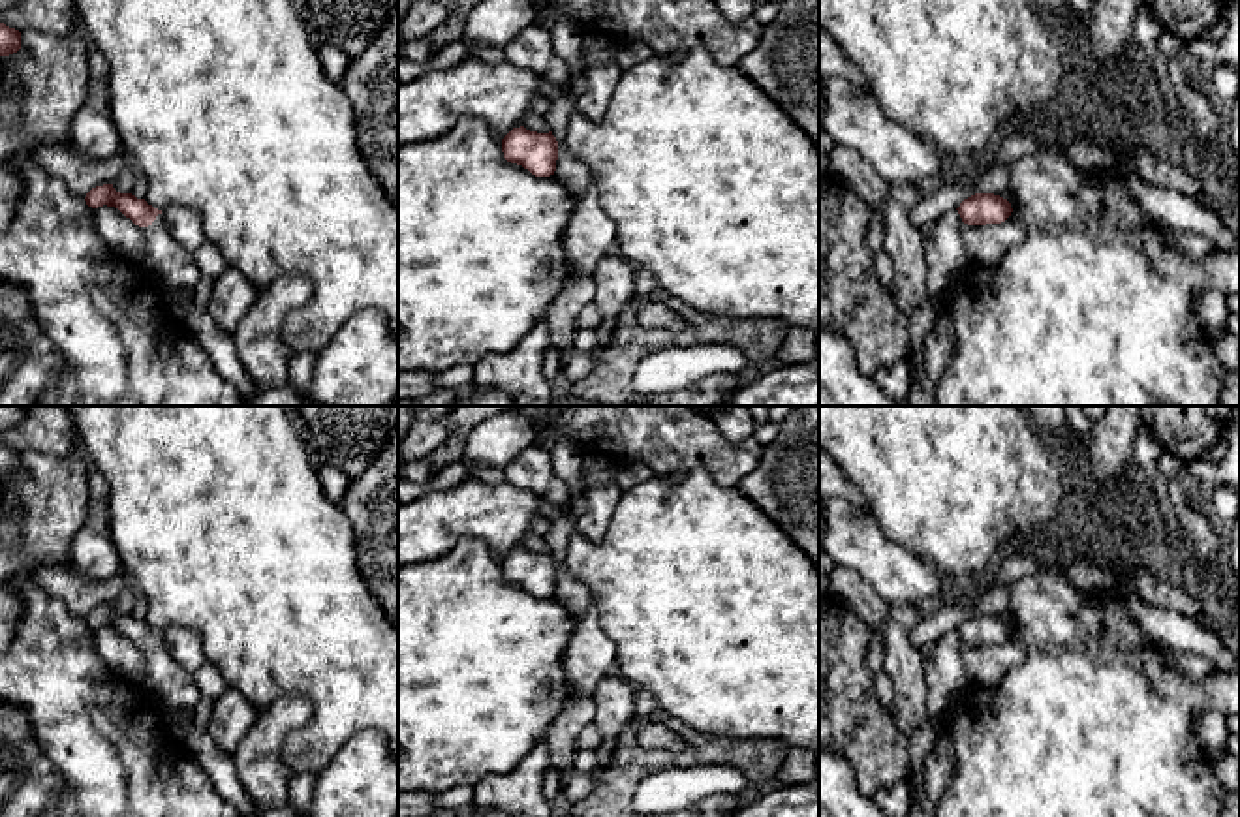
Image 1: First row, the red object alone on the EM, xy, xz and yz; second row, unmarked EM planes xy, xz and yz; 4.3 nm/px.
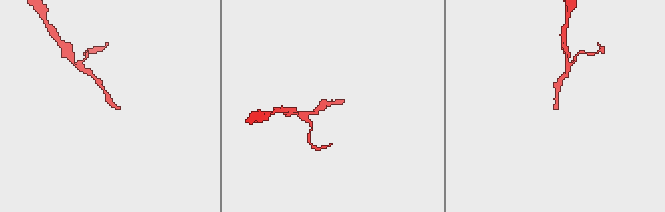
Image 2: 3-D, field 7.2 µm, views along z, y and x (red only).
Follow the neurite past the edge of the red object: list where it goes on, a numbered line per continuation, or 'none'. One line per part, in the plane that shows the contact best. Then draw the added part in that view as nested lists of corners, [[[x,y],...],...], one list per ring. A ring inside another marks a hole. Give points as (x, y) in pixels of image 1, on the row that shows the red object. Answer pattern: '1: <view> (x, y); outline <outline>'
1: xy (173, 267); outline [[[158,214],[148,227],[141,227],[147,242],[147,257],[141,267],[165,289],[195,289],[201,270],[194,254],[178,246]]]

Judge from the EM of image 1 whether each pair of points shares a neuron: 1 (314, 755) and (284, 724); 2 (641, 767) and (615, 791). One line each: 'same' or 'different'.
1: different
2: same

